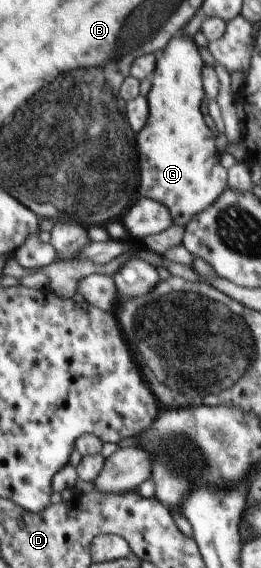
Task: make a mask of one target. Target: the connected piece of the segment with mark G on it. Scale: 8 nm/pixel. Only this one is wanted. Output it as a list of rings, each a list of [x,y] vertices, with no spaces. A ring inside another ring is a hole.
[[[173,37],[151,75],[152,86],[146,95],[148,121],[141,129],[141,195],[168,206],[179,227],[187,227],[193,217],[215,204],[227,187],[227,169],[219,163],[215,135],[199,111],[205,95],[201,71],[203,59],[197,45],[189,37]]]

